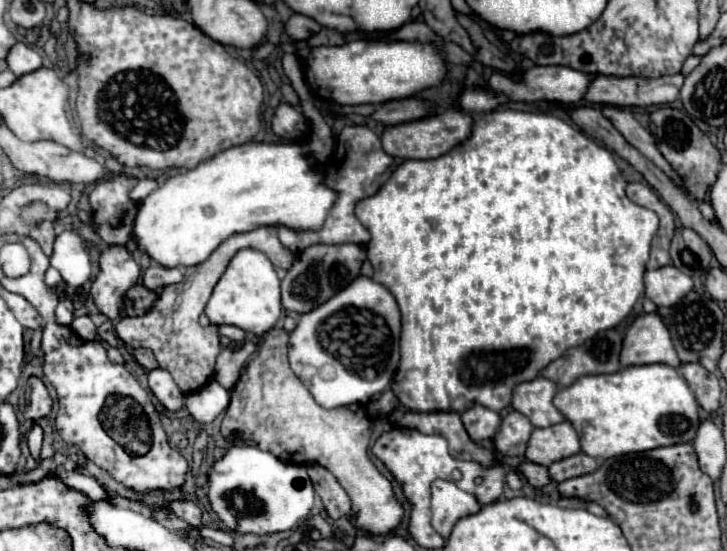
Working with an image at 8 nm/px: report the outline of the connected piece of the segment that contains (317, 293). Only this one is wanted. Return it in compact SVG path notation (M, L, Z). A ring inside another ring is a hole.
M335 244L335 246L311 246L297 256L293 266L281 280L281 304L287 312L297 312L299 316L311 312L313 308L327 302L333 294L341 292L349 282L359 276L361 264L365 262L365 248L357 244Z

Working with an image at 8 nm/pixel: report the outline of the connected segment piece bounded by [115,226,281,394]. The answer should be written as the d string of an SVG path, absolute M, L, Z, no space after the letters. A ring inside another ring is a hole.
M263 226L263 228L257 228L257 230L245 232L245 234L235 234L235 236L227 238L225 242L221 242L221 246L205 262L201 262L197 266L189 266L183 282L165 286L161 290L161 296L157 296L157 300L153 302L153 306L143 316L137 316L137 318L123 316L117 322L117 326L115 326L117 336L125 344L129 344L133 348L137 348L137 346L149 348L157 356L161 368L165 368L165 370L171 372L175 384L185 394L191 394L191 392L203 388L207 382L213 380L215 358L219 356L219 336L217 336L217 328L215 330L201 328L197 320L199 320L199 314L205 310L207 300L209 300L209 296L211 296L217 280L225 272L229 260L241 248L259 250L259 252L267 254L267 258L275 266L279 264L281 242L277 238L277 228L275 226L267 226L267 228Z

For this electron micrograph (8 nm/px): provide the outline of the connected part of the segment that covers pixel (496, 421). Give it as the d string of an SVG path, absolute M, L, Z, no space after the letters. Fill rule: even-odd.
M473 406L461 414L461 420L465 422L465 428L473 442L483 442L491 440L499 426L501 426L501 416L495 410L489 410L485 406Z

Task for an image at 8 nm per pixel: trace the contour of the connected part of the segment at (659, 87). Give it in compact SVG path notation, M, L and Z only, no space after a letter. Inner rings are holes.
M683 74L659 78L597 76L591 82L585 100L609 106L663 106L679 98L681 86Z

